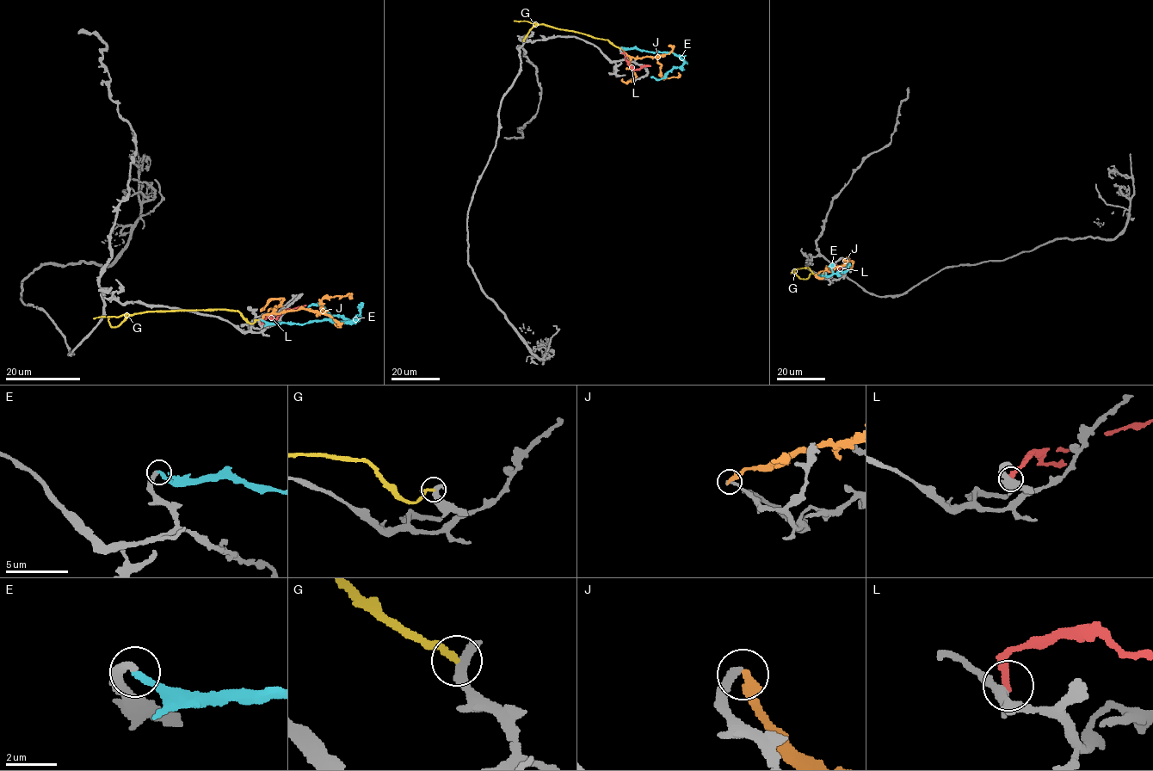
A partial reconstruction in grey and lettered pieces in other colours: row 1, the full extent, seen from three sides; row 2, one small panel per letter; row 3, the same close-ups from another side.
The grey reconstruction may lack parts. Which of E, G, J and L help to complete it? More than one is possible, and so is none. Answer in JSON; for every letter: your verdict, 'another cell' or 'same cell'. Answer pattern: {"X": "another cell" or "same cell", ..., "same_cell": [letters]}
{"E": "same cell", "G": "another cell", "J": "another cell", "L": "another cell", "same_cell": ["E"]}

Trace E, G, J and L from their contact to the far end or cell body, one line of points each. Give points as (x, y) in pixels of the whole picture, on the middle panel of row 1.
E: (622, 46), (674, 52), (683, 61), (681, 65), (675, 67), (662, 79), (650, 77)
G: (619, 49), (606, 39), (544, 25), (535, 25), (524, 41)
J: (622, 47), (631, 57), (658, 57), (660, 75), (664, 77), (677, 77), (678, 72)
L: (622, 53), (634, 69), (650, 65)

